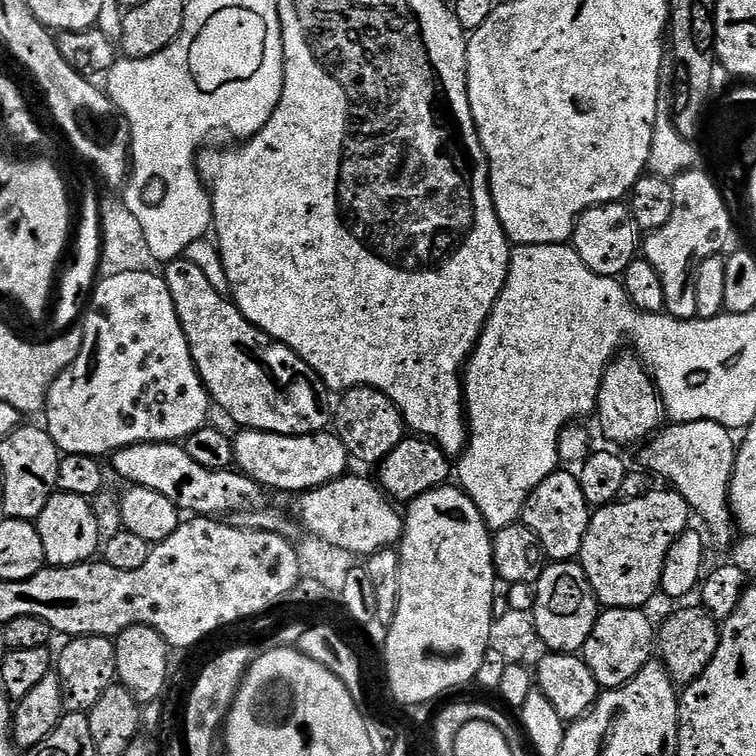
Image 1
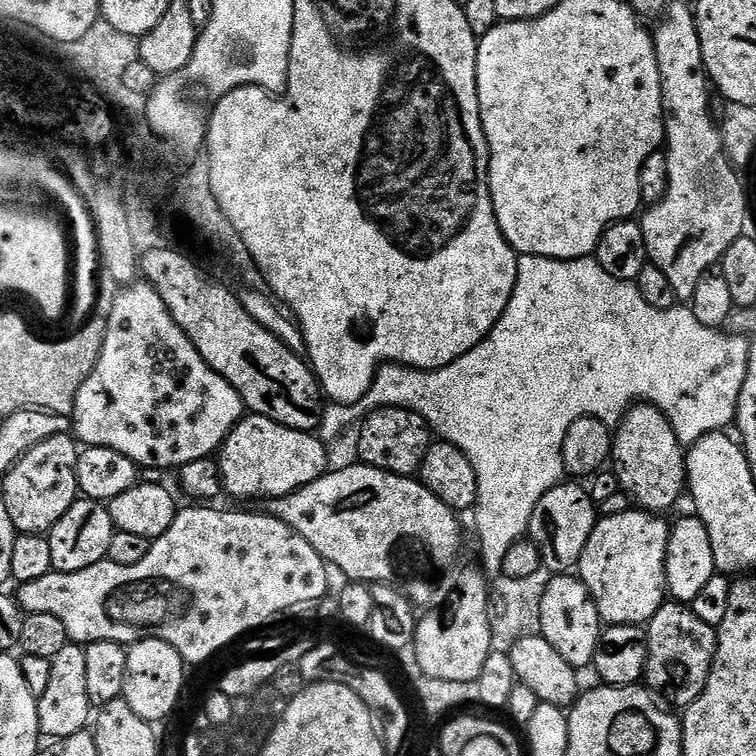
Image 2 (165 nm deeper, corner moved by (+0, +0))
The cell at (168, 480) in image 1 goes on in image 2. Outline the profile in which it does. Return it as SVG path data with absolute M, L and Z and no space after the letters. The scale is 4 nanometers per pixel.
M353 462L349 468L340 468L329 470L324 475L319 476L314 482L310 482L306 486L302 486L296 492L290 493L289 496L277 496L267 501L267 515L276 516L282 522L290 525L298 534L302 534L302 538L306 538L306 542L310 546L314 546L314 550L318 550L318 554L324 560L325 564L336 568L342 575L348 576L349 581L367 584L386 584L391 588L395 588L404 597L407 597L413 605L419 606L424 604L432 596L432 579L435 578L436 572L444 572L447 568L452 568L456 564L456 559L460 556L460 543L463 542L464 536L460 533L461 517L452 509L447 508L442 501L434 494L430 494L430 490L425 484L421 484L419 479L411 476L395 476L392 472L387 472L381 468L372 468L368 464Z

